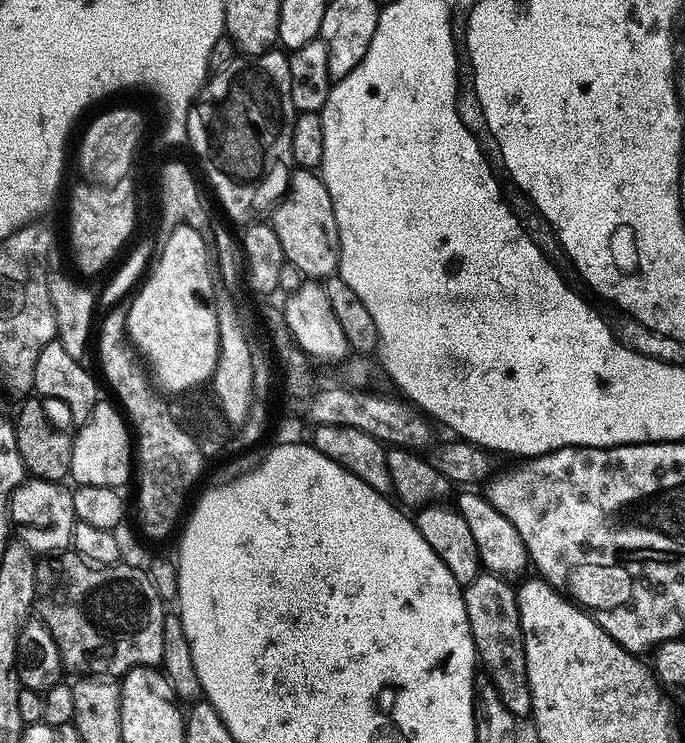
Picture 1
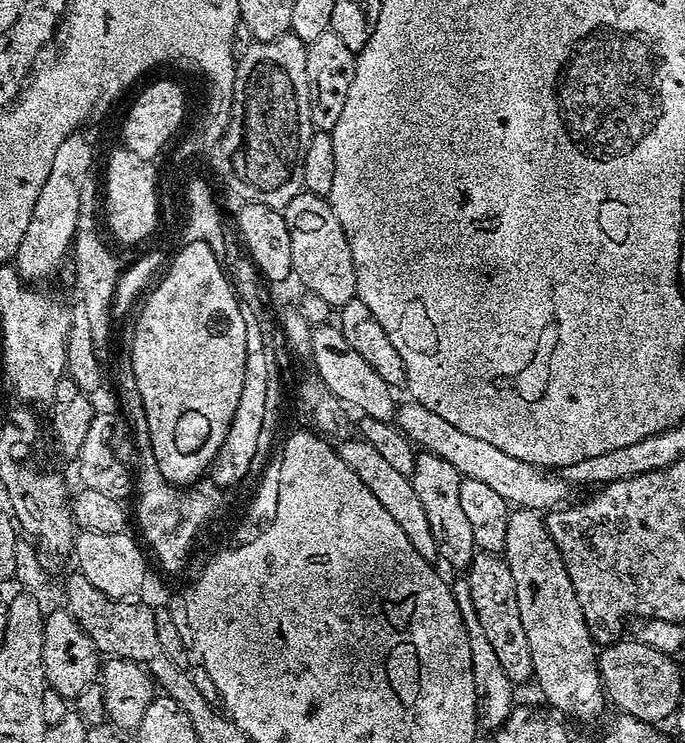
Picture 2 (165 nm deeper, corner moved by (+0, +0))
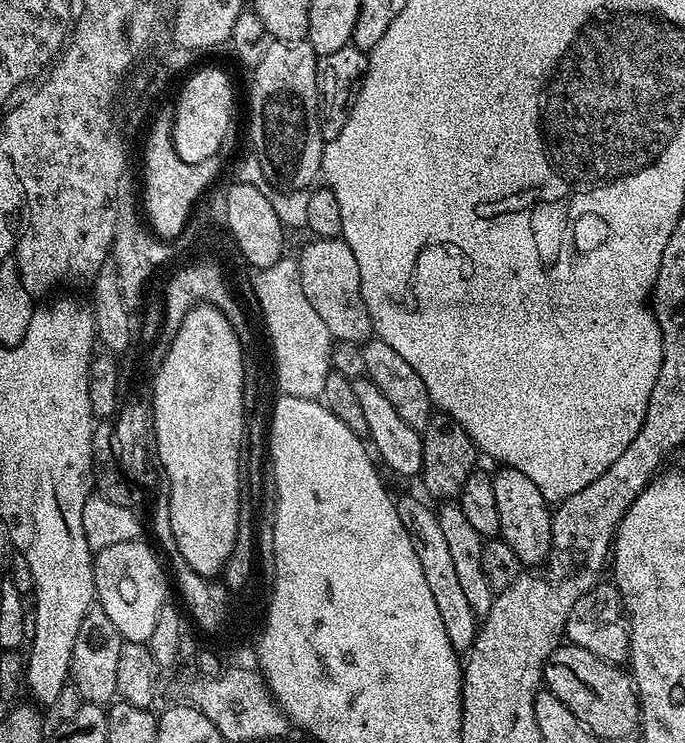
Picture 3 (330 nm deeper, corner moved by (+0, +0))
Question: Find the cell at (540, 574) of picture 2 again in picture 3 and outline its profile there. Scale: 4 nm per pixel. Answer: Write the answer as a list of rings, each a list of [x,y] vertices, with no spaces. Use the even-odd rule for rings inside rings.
[[[503,466],[495,470],[497,472],[492,476],[492,485],[494,499],[498,501],[499,539],[507,542],[510,550],[518,554],[521,565],[543,565],[552,551],[552,512],[548,508],[549,501],[542,490],[538,490],[538,486],[534,486],[534,482],[530,482],[530,478],[522,474],[522,470]]]

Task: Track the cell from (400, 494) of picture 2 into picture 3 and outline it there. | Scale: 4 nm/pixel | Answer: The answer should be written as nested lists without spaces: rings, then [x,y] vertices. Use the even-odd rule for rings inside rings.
[[[398,496],[396,510],[403,526],[410,534],[414,554],[421,563],[422,574],[425,575],[430,594],[433,595],[437,605],[438,615],[442,617],[442,626],[446,626],[446,638],[450,638],[457,653],[467,653],[476,640],[478,616],[470,609],[466,594],[463,593],[458,577],[455,576],[454,562],[451,561],[450,550],[447,548],[446,538],[443,537],[442,526],[436,518],[436,512],[414,496]]]

